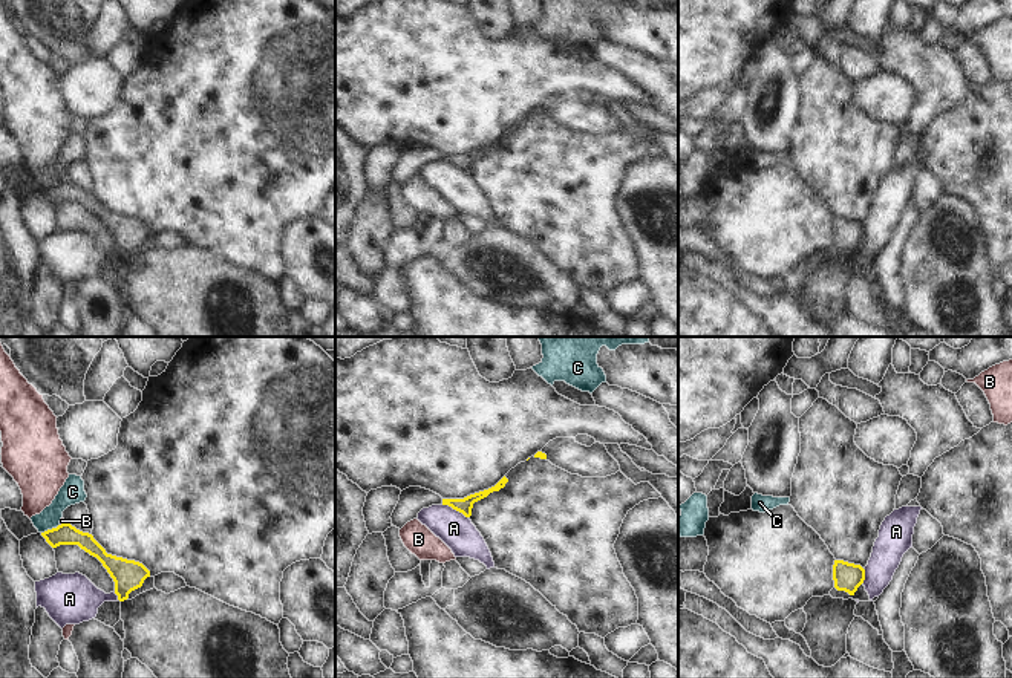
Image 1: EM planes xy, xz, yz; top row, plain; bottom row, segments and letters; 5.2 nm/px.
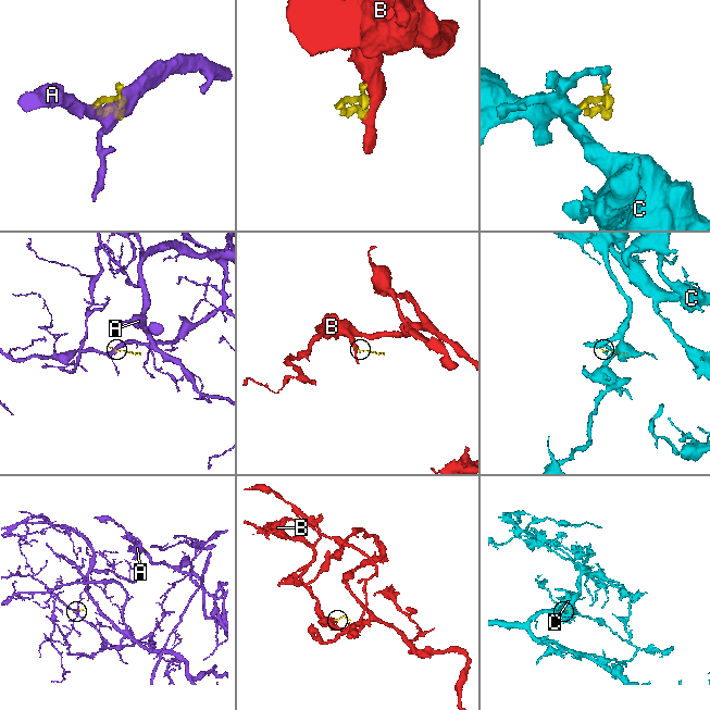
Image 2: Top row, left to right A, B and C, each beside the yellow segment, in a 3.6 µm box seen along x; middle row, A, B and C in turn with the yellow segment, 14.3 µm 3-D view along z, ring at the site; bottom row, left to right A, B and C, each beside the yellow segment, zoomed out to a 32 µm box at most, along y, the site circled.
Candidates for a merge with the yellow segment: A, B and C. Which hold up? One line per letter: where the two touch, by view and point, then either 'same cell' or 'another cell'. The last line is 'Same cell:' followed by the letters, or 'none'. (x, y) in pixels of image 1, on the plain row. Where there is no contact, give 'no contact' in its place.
A: contact xz (455, 166); another cell
B: contact xy (62, 181); another cell
C: contact xy (49, 187); another cell
Same cell: none

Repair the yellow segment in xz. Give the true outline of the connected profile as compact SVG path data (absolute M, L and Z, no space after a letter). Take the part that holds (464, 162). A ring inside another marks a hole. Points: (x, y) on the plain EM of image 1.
M504 133L495 144L491 144L488 147L470 152L470 153L467 153L464 156L442 156L442 162L449 162L453 167L462 170L465 174L470 174L475 159L487 155L493 148L499 148L501 145L505 144L507 139L508 139L508 136Z

